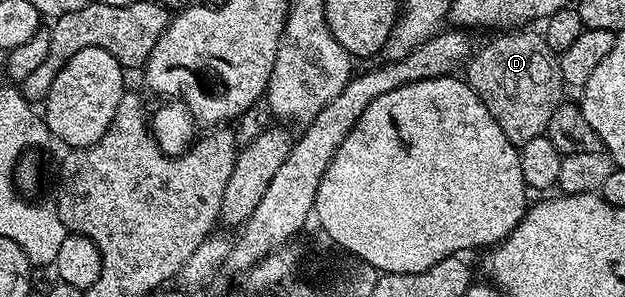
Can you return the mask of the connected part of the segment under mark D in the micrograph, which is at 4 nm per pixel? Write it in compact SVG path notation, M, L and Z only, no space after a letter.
M507 30L496 35L499 37L489 41L480 52L478 49L465 65L467 83L475 91L477 98L485 102L485 110L493 114L497 126L505 130L505 138L509 138L509 142L513 142L516 146L529 142L529 138L544 135L549 126L549 118L553 118L553 110L557 110L557 106L565 100L563 76L559 72L556 57L547 45L547 39L543 37L542 31L527 31L531 30Z

